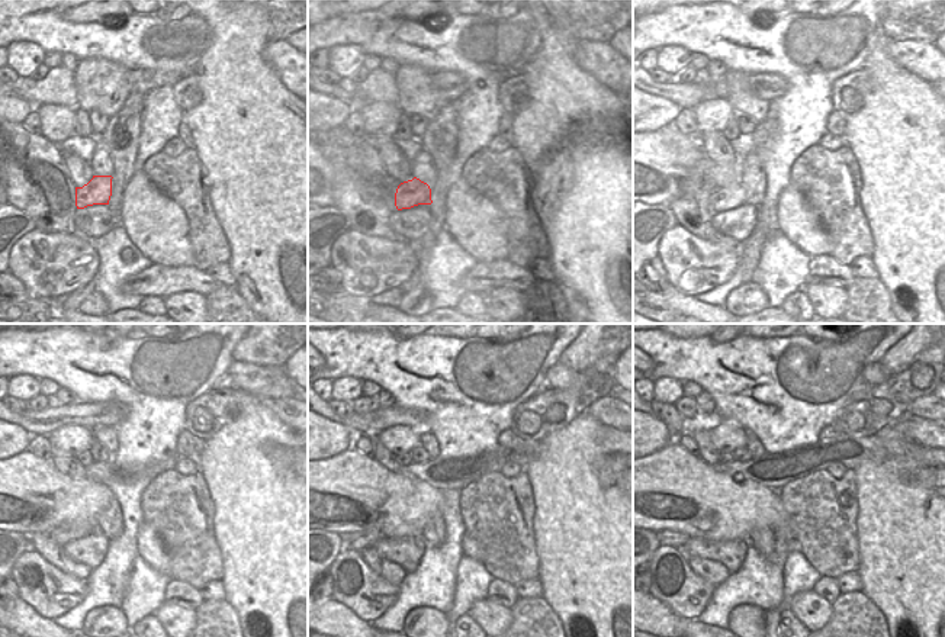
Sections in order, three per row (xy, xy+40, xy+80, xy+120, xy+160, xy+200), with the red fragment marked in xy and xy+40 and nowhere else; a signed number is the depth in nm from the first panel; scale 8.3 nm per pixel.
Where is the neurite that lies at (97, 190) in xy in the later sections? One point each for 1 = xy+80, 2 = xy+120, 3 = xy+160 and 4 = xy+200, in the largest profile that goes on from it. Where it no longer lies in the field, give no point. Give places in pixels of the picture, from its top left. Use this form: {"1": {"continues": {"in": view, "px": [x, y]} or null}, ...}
{"1": {"continues": {"in": "xy+80", "px": [732, 196]}}, "2": {"continues": {"in": "xy+120", "px": [66, 531]}}, "3": {"continues": {"in": "xy+160", "px": [357, 541]}}, "4": {"continues": {"in": "xy+200", "px": [672, 539]}}}

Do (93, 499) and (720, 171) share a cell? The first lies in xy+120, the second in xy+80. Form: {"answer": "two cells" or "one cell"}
{"answer": "one cell"}

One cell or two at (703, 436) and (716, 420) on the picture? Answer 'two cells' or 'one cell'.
two cells

